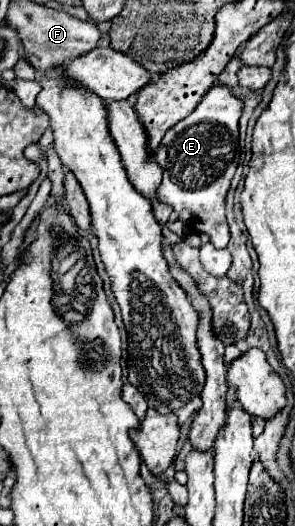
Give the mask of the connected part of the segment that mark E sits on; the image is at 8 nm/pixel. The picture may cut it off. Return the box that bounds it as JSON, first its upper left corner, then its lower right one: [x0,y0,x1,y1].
[154,85,244,249]

